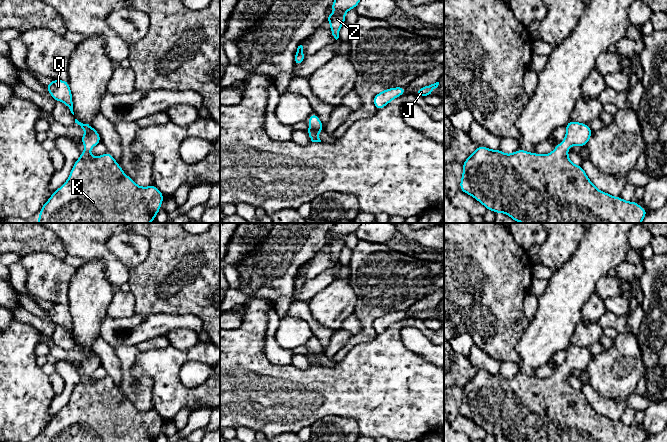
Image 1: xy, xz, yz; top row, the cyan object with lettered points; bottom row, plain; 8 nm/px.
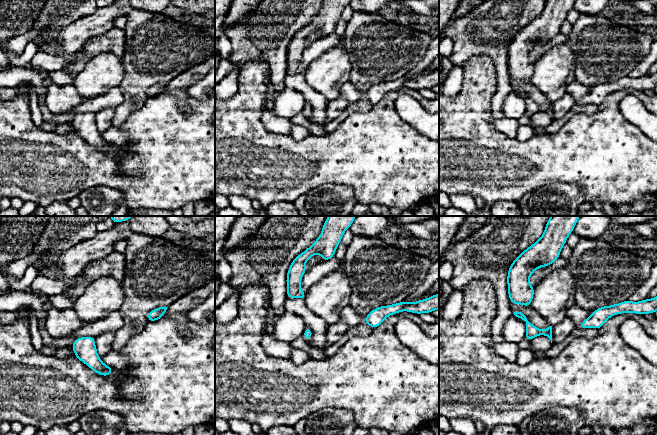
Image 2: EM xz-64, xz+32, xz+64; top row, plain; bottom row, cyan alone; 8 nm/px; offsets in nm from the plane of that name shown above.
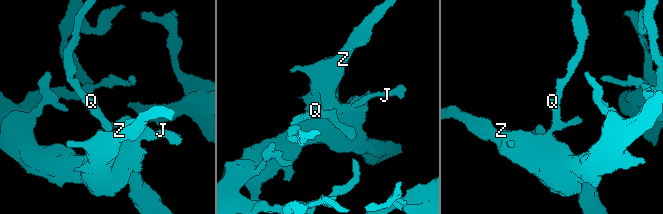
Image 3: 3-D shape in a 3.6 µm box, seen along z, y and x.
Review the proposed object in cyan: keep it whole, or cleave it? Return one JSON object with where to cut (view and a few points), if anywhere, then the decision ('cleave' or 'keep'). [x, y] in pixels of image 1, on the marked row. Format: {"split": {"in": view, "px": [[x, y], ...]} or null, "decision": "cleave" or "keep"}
{"split": null, "decision": "keep"}

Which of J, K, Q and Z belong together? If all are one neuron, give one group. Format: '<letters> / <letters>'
J K Q Z

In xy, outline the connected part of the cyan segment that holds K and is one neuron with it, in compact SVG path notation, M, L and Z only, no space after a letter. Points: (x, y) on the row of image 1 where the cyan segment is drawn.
M75 119L85 130L81 142L85 150L74 163L67 181L54 191L42 206L37 223L150 223L161 208L164 195L155 185L138 186L127 176L113 156L106 152L92 157L90 150L101 142L99 133L89 124Z

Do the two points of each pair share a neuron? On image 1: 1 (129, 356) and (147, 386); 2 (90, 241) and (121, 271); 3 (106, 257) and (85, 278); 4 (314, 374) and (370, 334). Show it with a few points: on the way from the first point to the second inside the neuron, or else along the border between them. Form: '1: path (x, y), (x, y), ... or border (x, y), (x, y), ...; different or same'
1: path (127, 368), (127, 384), (131, 388), (135, 388); same
2: path (98, 249), (113, 264); same
3: border (83, 261), (99, 261), (111, 283); different
4: border (355, 346), (338, 363); different

